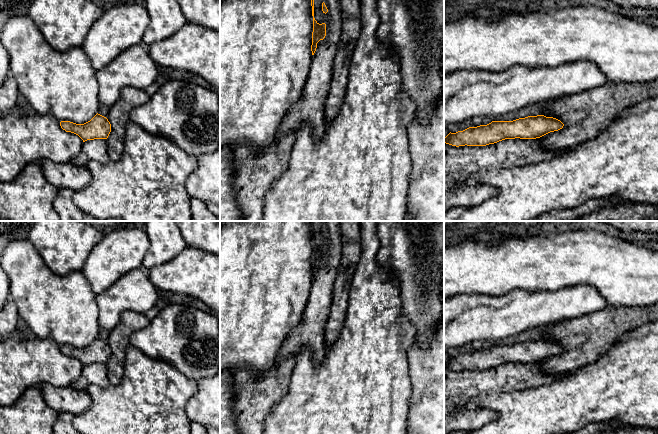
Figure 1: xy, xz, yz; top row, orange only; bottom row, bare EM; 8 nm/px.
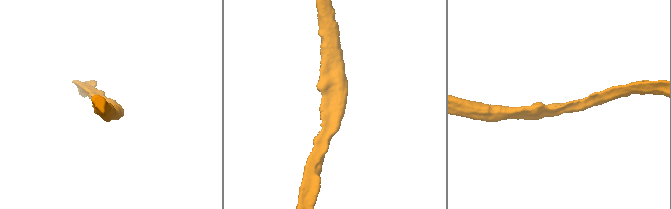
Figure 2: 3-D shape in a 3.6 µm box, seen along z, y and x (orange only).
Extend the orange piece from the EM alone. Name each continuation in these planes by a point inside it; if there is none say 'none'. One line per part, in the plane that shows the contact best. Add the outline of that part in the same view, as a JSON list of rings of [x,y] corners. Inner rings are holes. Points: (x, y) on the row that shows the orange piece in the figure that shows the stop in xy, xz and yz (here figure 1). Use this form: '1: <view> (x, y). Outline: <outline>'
none

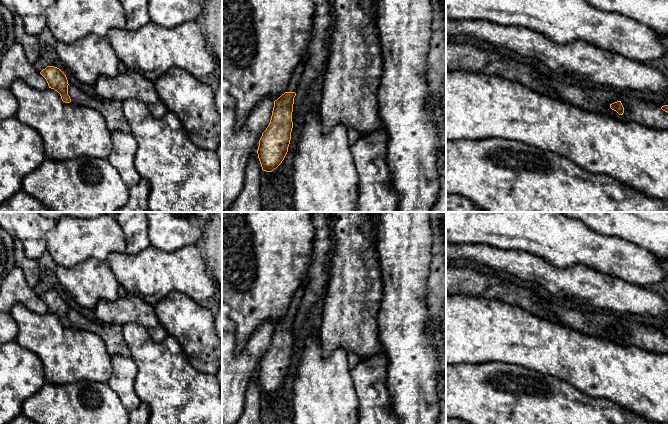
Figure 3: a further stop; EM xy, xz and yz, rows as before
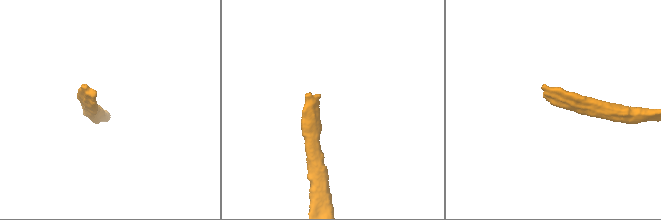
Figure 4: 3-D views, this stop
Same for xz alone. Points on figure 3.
1: xz (293, 84). Outline: [[[301,62],[296,70],[292,73],[288,86],[285,92],[297,92],[300,83],[300,77],[304,71],[304,63]]]

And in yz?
none

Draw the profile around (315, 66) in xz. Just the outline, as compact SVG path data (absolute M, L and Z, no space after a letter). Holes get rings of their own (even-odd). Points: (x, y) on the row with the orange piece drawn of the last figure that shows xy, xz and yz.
M313 0L315 11L313 15L312 39L309 43L307 60L300 83L294 98L293 111L302 107L308 98L314 82L324 77L327 61L330 56L329 44L333 26L332 0Z

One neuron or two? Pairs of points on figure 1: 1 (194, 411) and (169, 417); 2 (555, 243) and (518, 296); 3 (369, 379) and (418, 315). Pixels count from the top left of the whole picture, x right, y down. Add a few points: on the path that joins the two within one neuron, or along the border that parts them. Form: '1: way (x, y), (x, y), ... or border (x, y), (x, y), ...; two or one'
1: border (196, 392), (185, 408), (190, 420); two
2: border (546, 290), (527, 291), (513, 289), (501, 296); two
3: border (402, 301), (402, 313), (414, 326), (415, 340); two

